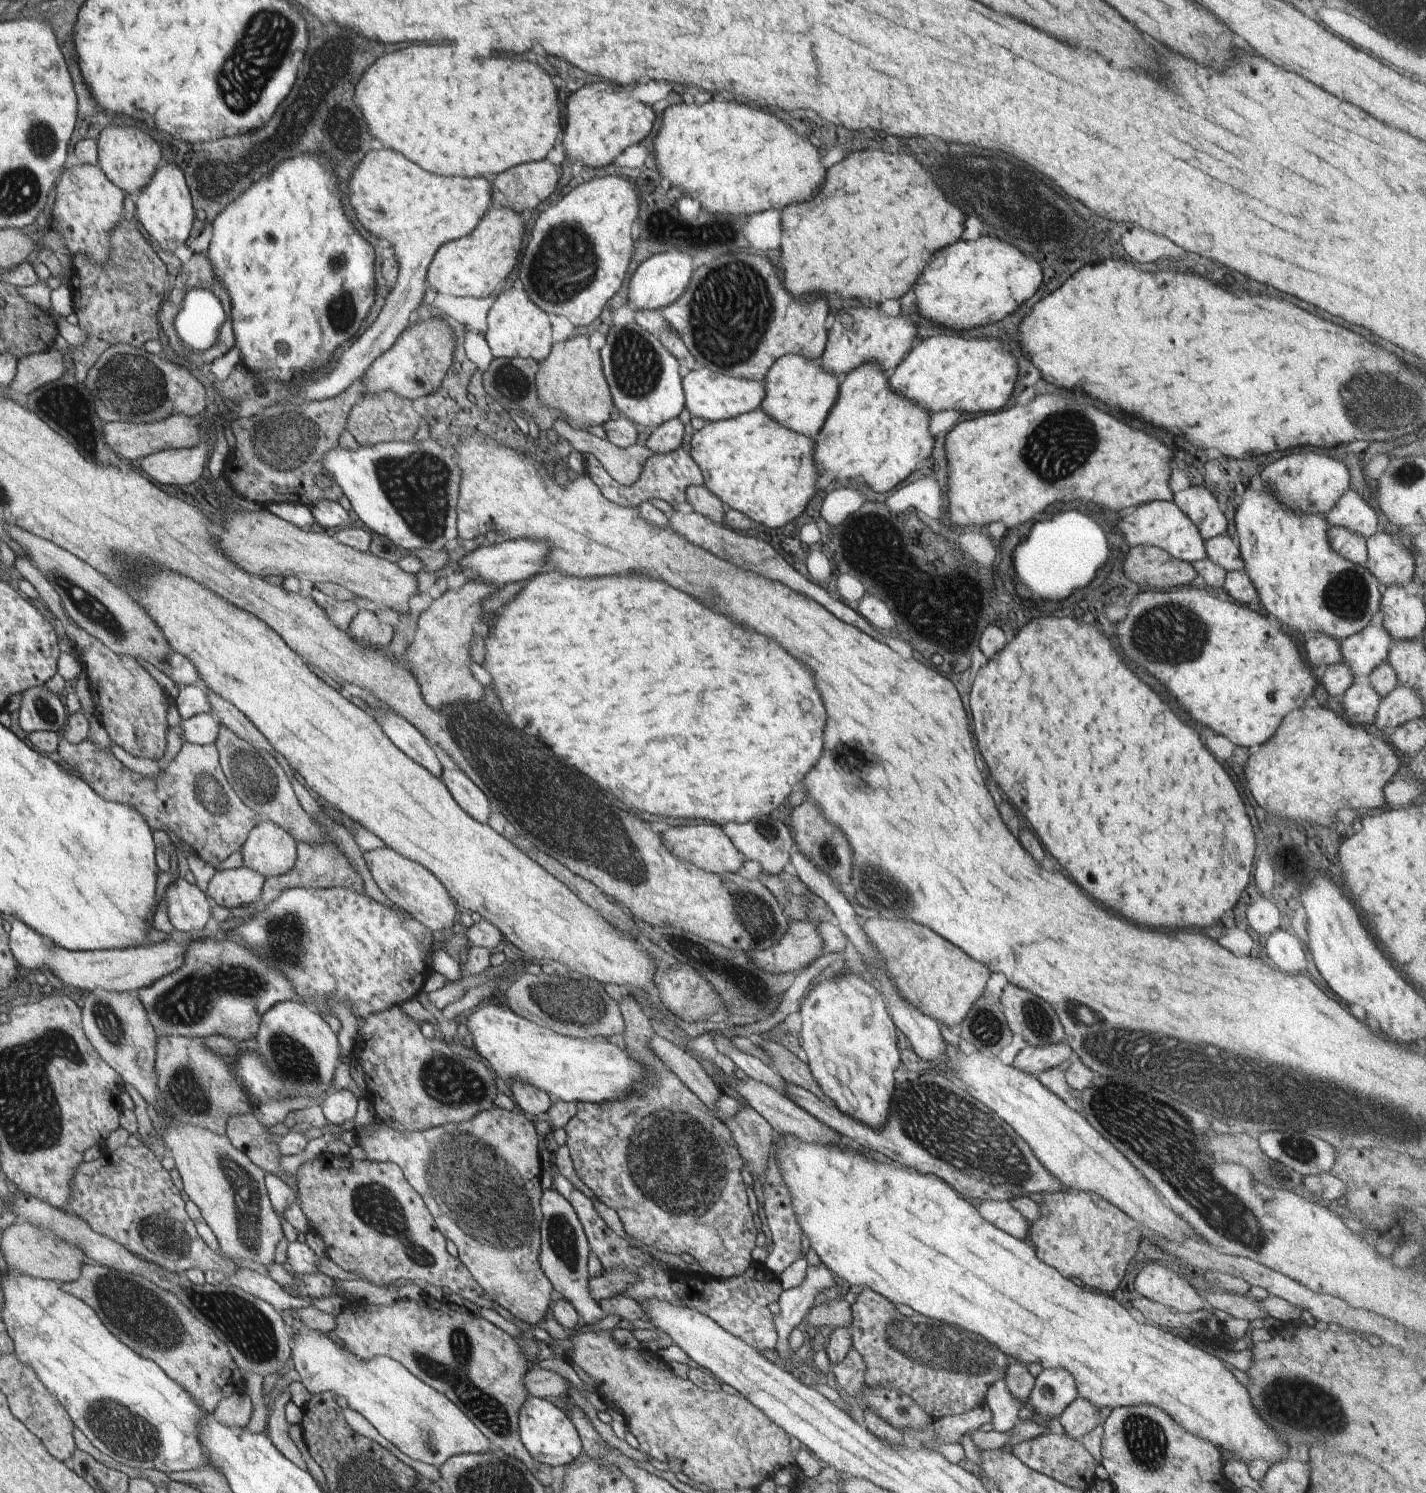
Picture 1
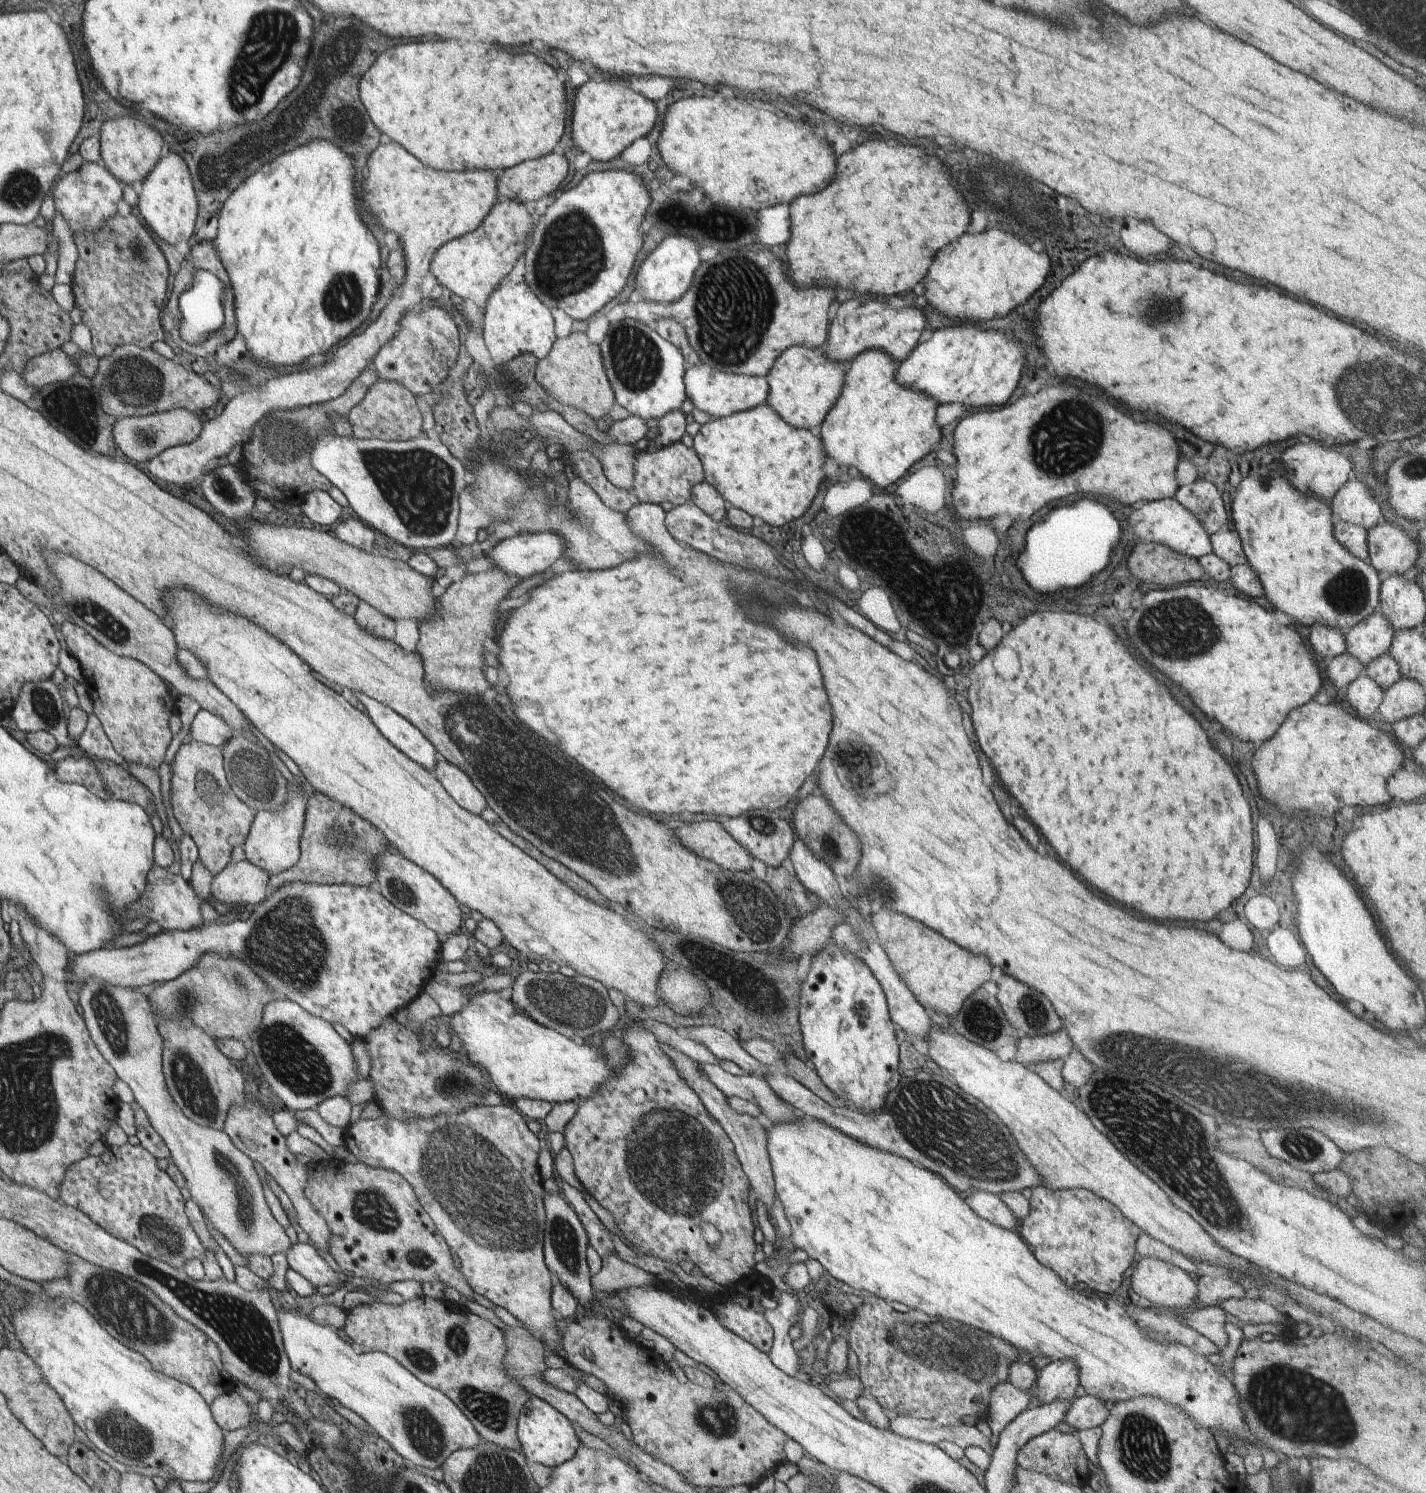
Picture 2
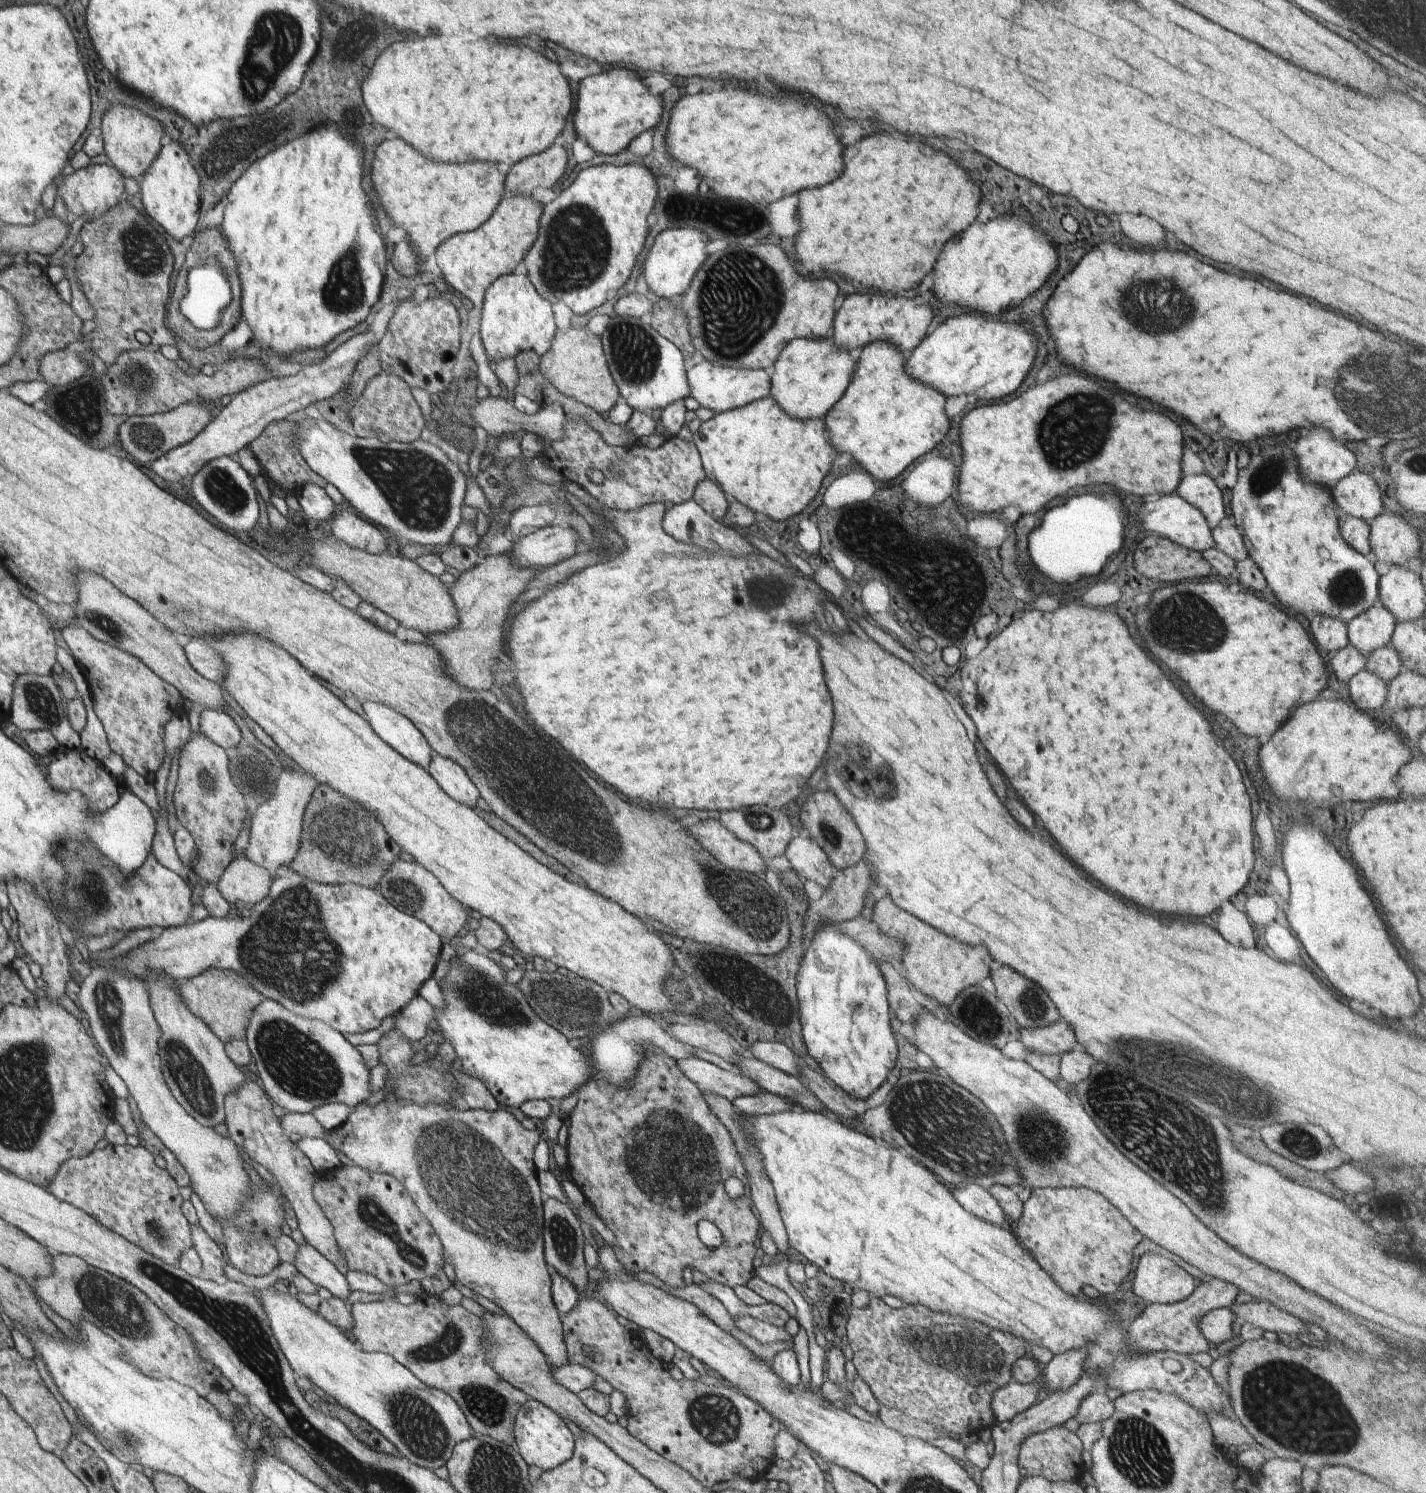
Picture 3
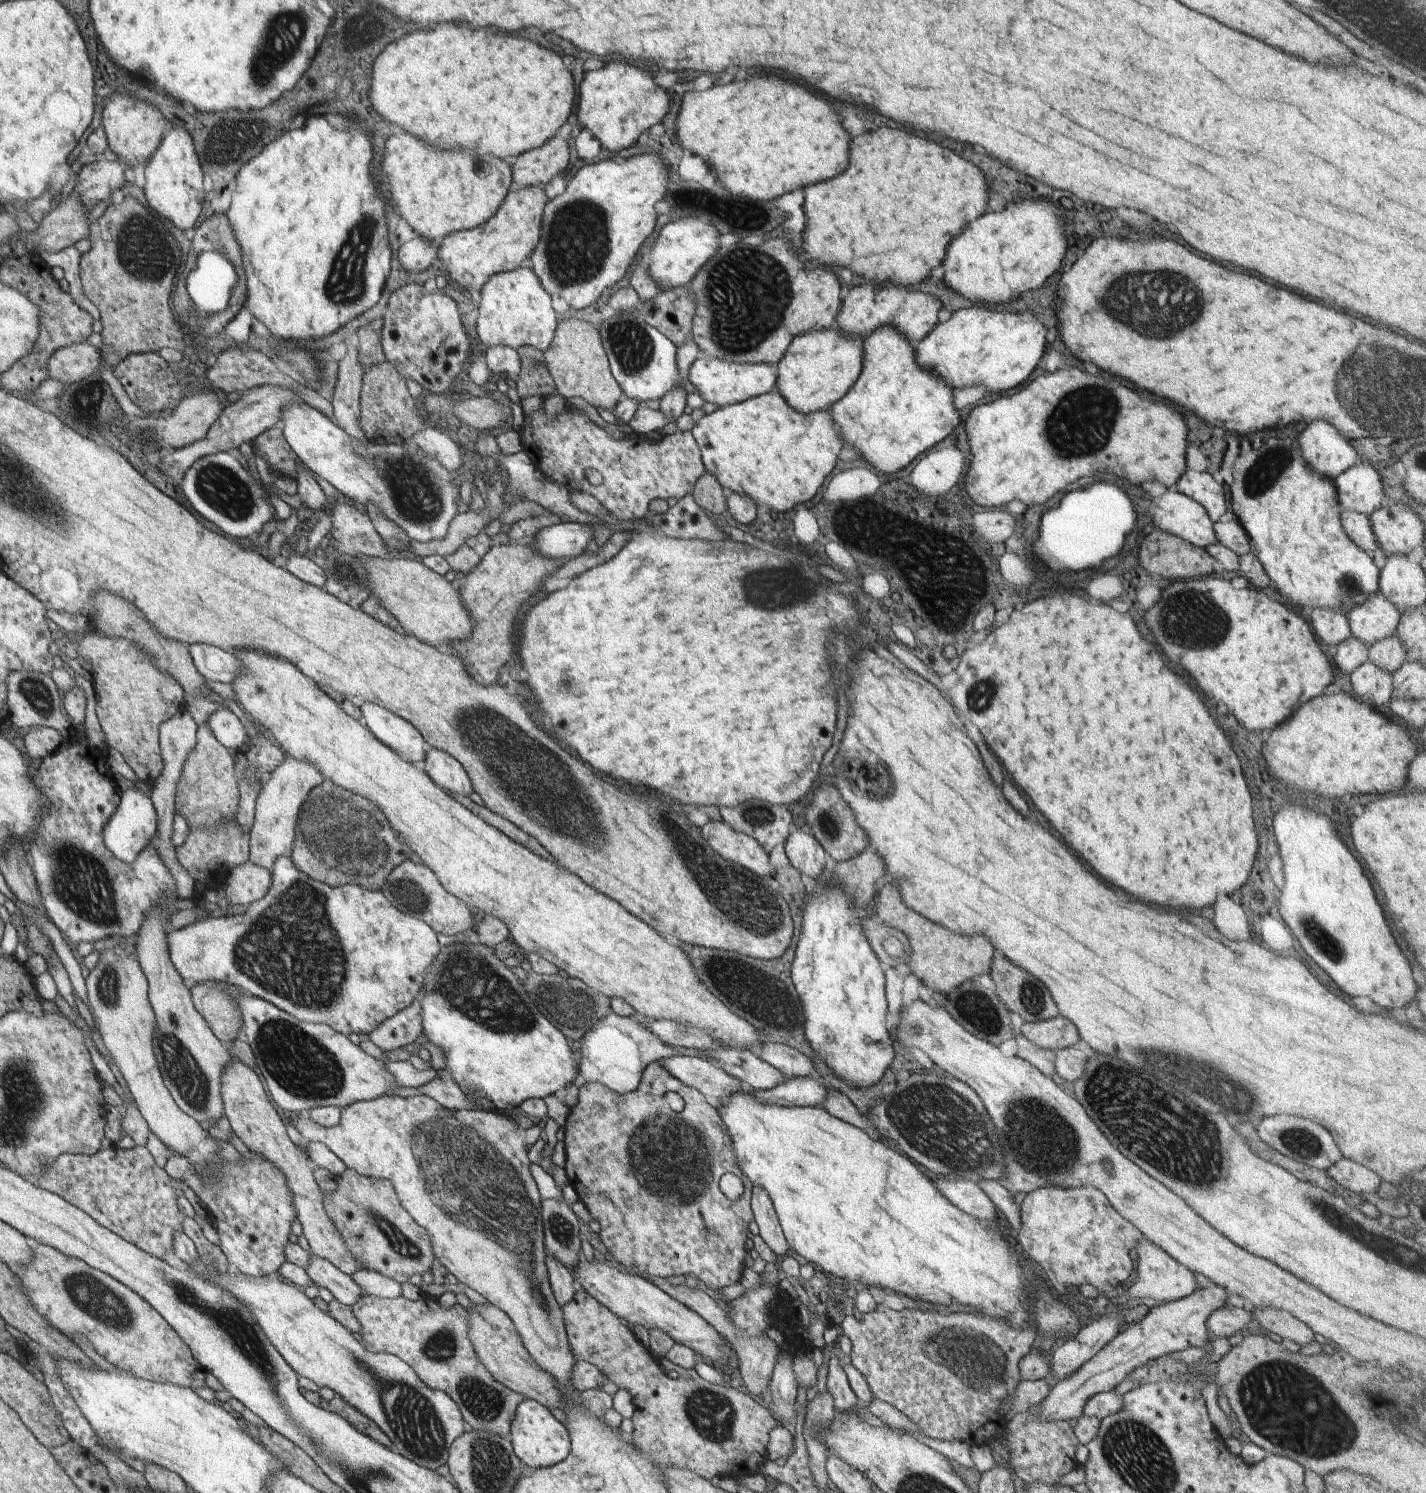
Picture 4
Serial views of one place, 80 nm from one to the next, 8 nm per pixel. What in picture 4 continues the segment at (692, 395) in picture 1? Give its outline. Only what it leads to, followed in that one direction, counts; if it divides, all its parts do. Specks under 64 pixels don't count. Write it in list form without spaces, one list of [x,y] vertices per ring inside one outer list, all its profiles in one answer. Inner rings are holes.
[[[701,355],[692,363],[687,379],[694,384],[697,393],[705,402],[725,407],[773,391],[777,372],[776,366],[766,363],[733,363]]]

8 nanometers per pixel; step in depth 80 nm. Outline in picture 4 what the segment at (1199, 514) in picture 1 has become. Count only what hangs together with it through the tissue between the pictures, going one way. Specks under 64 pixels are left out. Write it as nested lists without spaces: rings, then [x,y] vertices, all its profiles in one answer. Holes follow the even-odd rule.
[[[1186,470],[1178,479],[1176,490],[1200,503],[1214,523],[1217,523],[1228,510],[1222,484],[1207,471],[1199,473]]]

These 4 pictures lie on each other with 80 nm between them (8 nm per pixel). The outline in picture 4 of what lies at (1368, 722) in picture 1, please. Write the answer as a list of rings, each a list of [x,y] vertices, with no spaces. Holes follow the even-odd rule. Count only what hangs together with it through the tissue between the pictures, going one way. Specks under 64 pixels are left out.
[[[1366,661],[1362,666],[1356,667],[1350,675],[1352,690],[1363,703],[1377,709],[1387,708],[1393,698],[1392,673]]]

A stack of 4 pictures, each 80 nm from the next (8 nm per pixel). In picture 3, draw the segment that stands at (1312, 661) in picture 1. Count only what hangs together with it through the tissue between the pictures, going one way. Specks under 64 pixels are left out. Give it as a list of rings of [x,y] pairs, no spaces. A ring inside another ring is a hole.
[[[1314,615],[1310,618],[1310,632],[1320,650],[1338,652],[1349,645],[1347,625],[1341,620],[1326,615]]]

